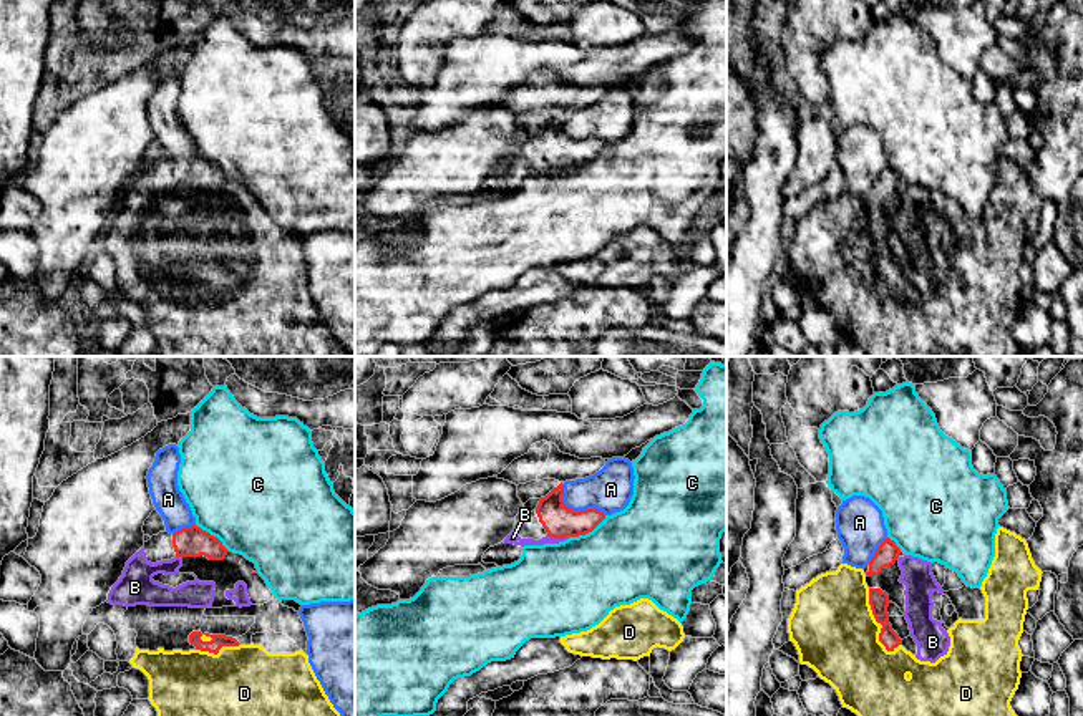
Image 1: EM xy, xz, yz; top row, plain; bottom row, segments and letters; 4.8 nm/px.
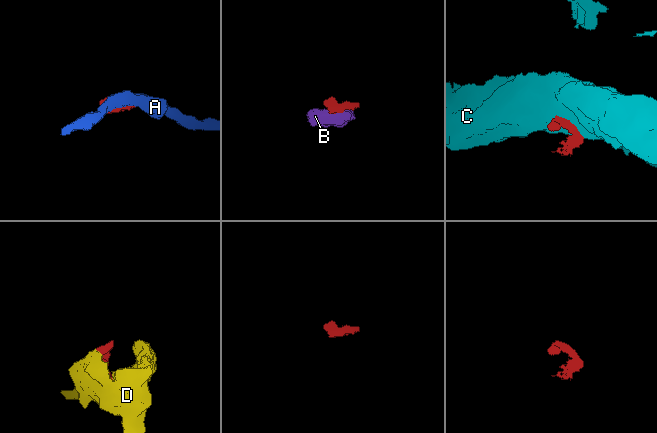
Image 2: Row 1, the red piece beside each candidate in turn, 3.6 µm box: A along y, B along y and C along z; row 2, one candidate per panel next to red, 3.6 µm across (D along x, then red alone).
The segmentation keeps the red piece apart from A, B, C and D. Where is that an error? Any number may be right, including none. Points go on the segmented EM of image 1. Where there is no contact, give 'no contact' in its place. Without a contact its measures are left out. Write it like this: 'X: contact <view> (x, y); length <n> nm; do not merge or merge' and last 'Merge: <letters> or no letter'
A: contact xz (576, 511); length 260 nm; do not merge
B: contact xz (558, 537); length 110 nm; merge
C: contact xz (587, 532); length 220 nm; do not merge
D: contact yz (878, 622); length 340 nm; merge
Merge: B, D

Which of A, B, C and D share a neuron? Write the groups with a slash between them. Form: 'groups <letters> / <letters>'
groups A / B D / C

